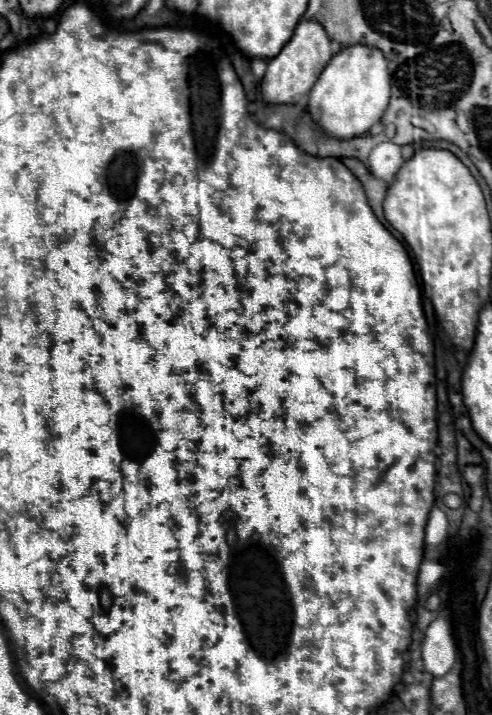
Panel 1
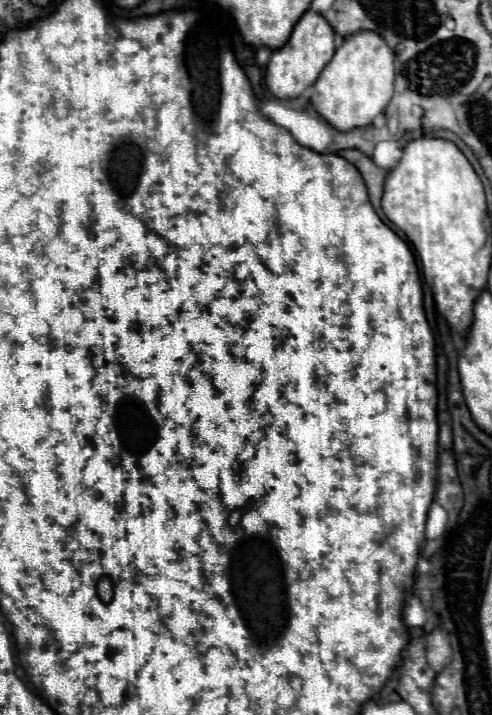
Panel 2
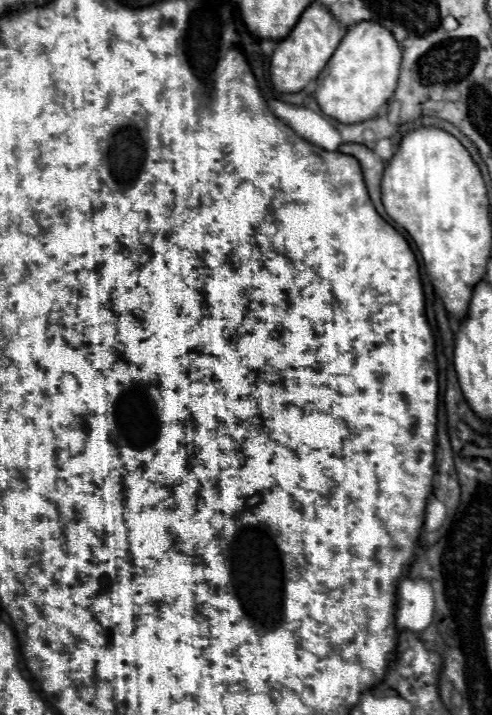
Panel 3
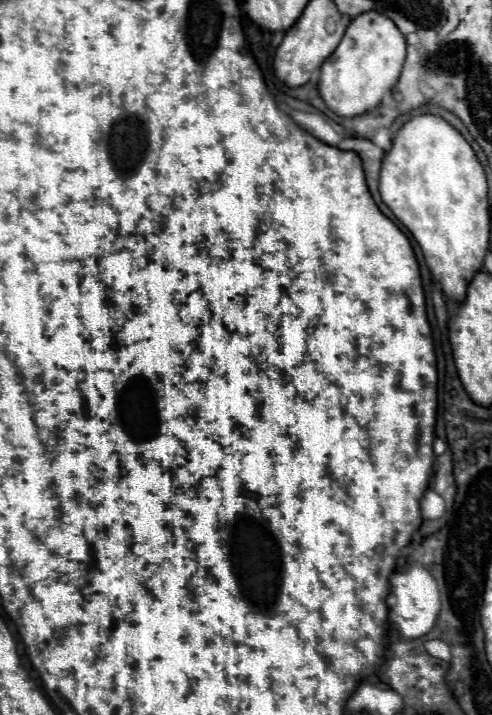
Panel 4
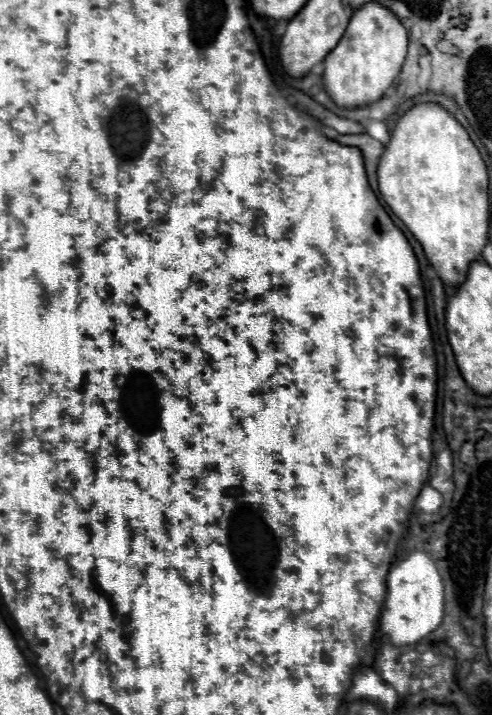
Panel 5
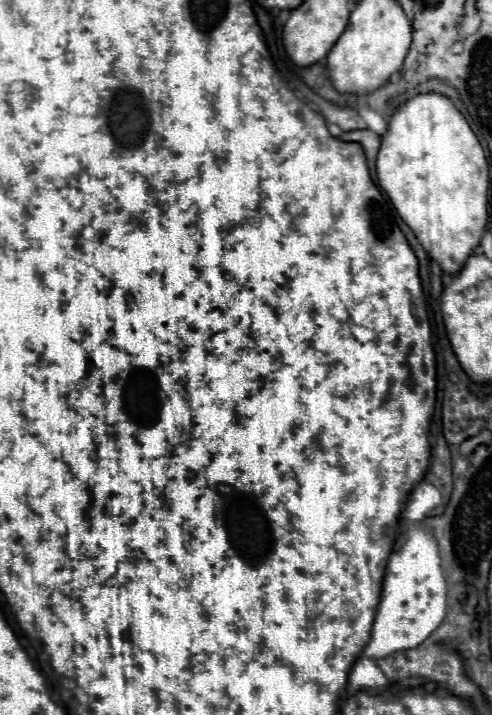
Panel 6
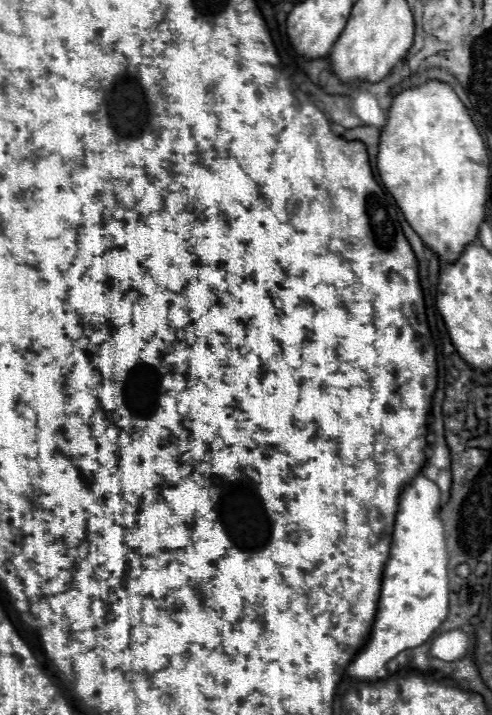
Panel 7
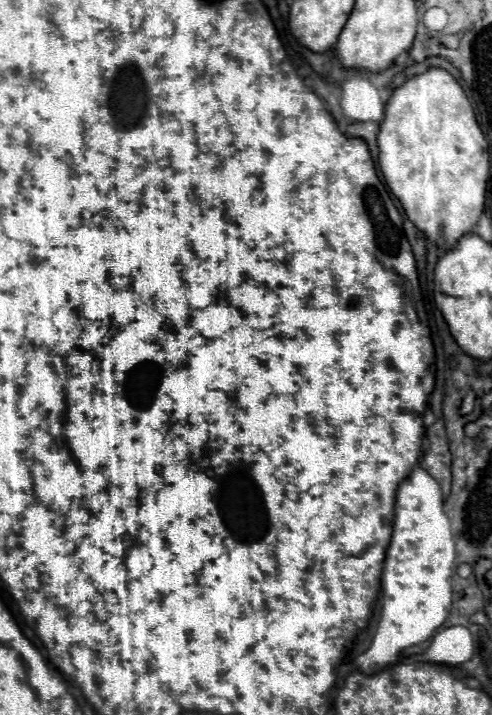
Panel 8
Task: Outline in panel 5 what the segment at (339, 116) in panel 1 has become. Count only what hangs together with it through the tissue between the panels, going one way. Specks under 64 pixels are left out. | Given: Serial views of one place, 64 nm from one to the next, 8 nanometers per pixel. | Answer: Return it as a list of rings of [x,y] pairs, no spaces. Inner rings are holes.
[[[370,2],[370,6],[358,8],[350,24],[338,42],[338,46],[324,60],[324,90],[338,108],[354,110],[374,104],[394,84],[406,58],[408,32],[390,10]]]

